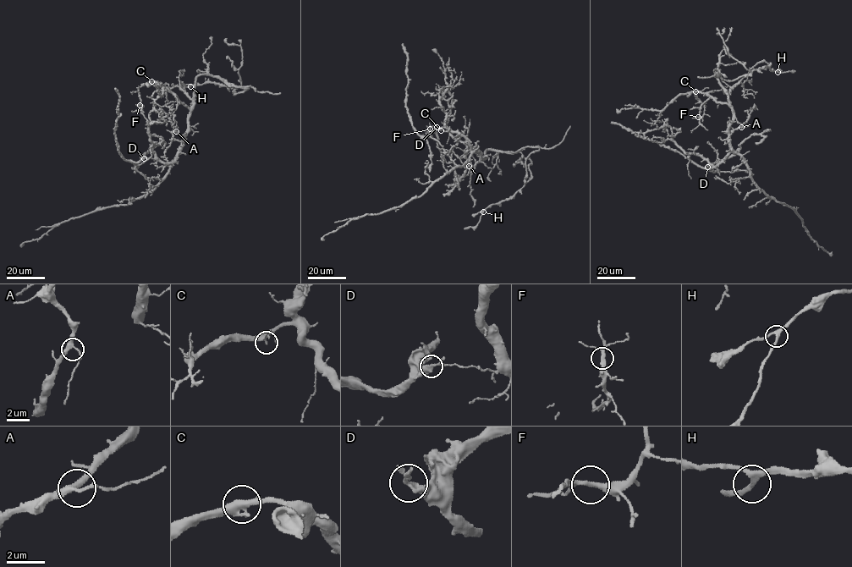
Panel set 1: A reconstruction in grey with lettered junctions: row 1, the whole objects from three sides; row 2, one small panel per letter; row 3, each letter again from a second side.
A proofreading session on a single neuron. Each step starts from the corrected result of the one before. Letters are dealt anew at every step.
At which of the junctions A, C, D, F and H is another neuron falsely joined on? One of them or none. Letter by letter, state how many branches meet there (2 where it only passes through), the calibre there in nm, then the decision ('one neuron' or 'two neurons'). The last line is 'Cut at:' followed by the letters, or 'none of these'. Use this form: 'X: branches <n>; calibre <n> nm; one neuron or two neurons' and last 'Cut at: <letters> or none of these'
A: branches 3; calibre 280 nm; one neuron
C: branches 3; calibre 280 nm; one neuron
D: branches 3; calibre 240 nm; one neuron
F: branches 3; calibre 240 nm; one neuron
H: branches 3; calibre 240 nm; one neuron
Cut at: none of these

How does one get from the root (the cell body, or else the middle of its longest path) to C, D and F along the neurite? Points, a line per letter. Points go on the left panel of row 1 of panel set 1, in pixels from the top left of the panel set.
C: (188, 129), (189, 110), (161, 85), (151, 81)
D: (188, 129), (184, 145), (173, 161), (162, 162), (144, 158)
F: (188, 129), (189, 110), (155, 81), (144, 83), (138, 89), (140, 105)

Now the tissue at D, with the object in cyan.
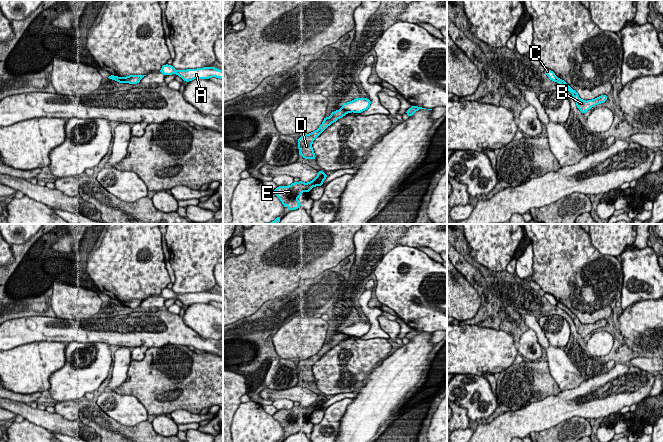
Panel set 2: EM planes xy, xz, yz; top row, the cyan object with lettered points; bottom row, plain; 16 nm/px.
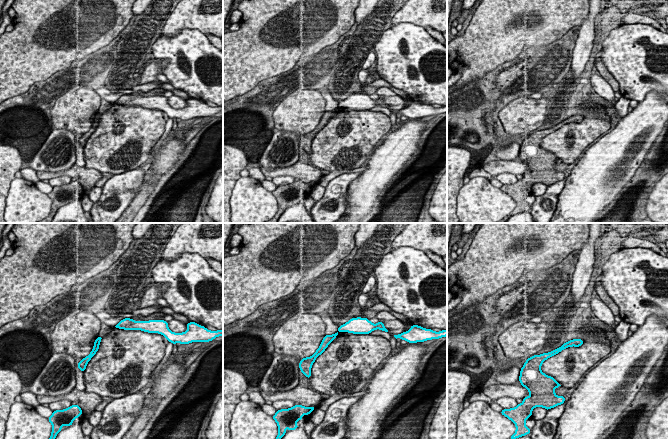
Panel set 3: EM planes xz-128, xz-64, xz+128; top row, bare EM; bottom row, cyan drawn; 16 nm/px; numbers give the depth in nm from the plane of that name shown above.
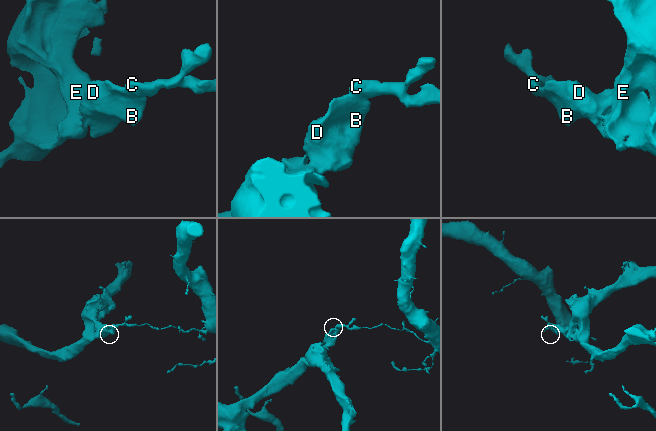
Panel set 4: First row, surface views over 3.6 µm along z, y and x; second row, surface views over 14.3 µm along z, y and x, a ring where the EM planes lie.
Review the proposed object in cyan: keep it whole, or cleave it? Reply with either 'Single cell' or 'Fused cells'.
Single cell

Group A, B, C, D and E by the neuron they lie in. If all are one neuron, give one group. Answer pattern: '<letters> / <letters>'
A B C D E

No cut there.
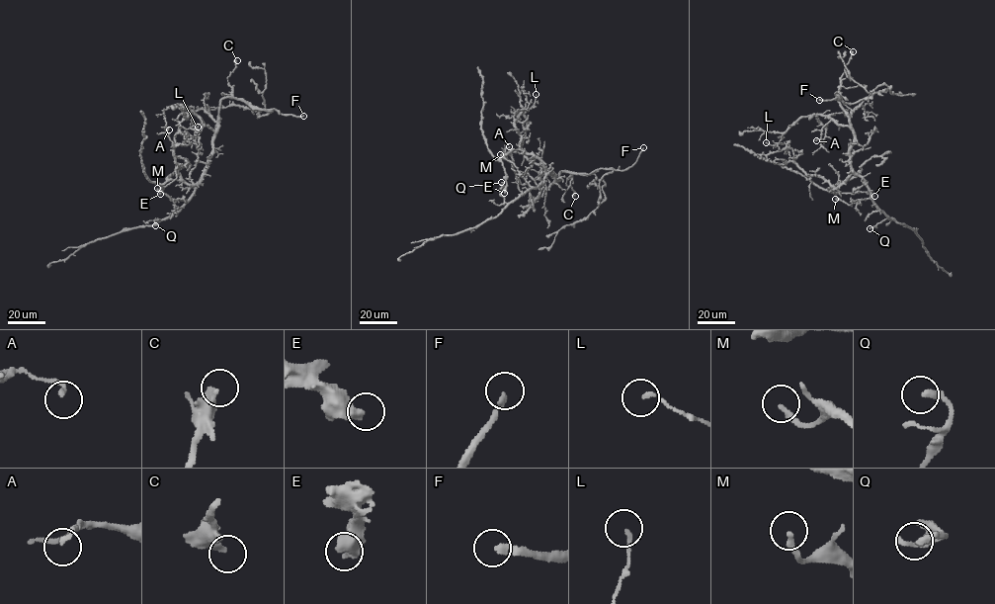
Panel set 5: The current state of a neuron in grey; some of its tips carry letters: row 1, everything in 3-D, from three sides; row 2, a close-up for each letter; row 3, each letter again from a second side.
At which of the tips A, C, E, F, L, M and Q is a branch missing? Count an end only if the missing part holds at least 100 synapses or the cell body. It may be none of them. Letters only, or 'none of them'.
F

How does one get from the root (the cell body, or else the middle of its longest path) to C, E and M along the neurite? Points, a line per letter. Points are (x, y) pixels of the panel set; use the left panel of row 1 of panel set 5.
C: (212, 151), (219, 102), (231, 96), (227, 77), (237, 60)
E: (212, 151), (202, 179), (191, 184), (169, 179), (158, 184), (162, 189), (160, 194)
M: (212, 151), (208, 167), (187, 200), (171, 200), (157, 188)

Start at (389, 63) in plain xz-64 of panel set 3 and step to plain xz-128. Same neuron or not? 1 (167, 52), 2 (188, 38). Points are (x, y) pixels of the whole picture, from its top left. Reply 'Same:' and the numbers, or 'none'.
Same: 1, 2

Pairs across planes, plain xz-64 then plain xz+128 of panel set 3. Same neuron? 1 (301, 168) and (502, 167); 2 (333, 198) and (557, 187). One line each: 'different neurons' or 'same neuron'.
1: same neuron
2: same neuron

